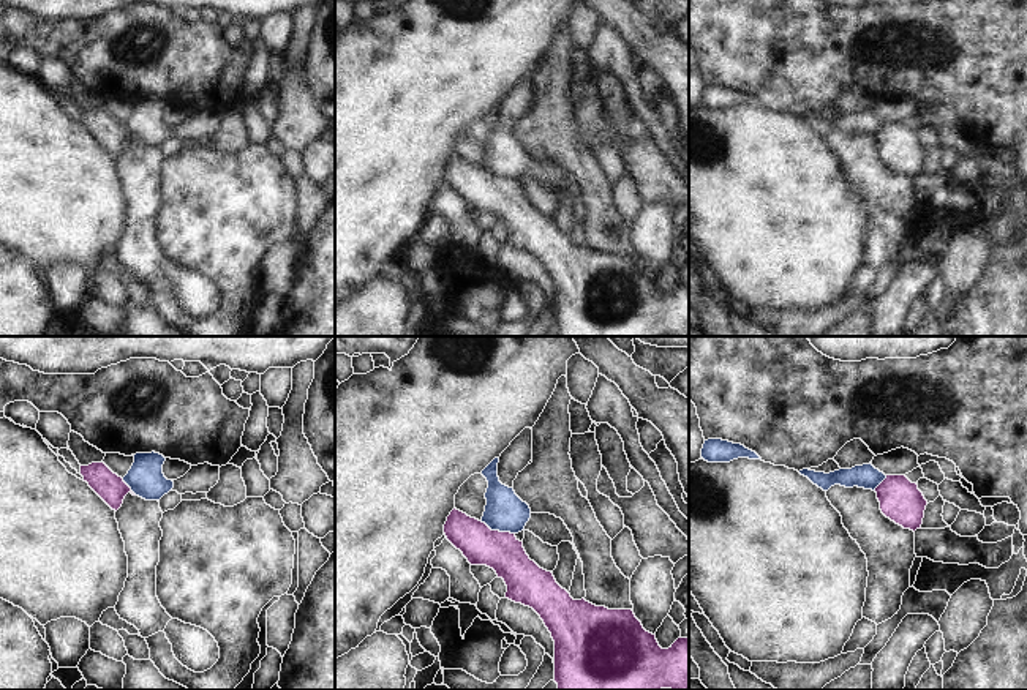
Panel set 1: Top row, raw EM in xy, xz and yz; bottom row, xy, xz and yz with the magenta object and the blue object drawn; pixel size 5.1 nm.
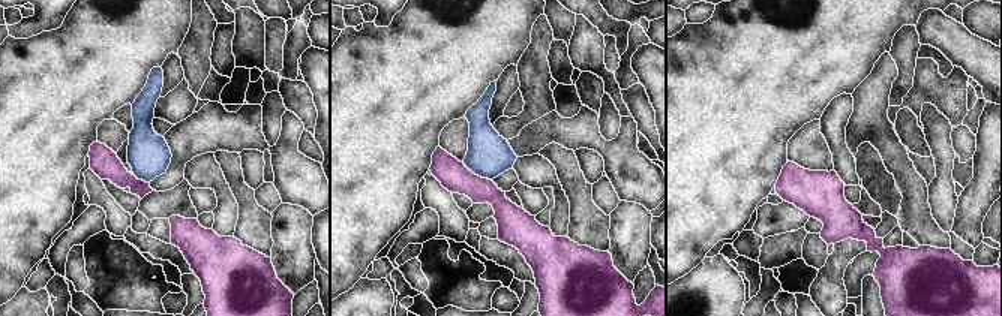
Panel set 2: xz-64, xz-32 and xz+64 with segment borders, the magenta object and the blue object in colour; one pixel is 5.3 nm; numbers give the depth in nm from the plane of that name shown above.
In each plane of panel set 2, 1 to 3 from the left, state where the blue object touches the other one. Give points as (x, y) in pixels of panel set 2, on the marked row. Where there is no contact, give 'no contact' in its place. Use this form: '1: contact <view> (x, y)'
1: contact xz-64 (141, 180)
2: contact xz-32 (474, 174)
3: no contact

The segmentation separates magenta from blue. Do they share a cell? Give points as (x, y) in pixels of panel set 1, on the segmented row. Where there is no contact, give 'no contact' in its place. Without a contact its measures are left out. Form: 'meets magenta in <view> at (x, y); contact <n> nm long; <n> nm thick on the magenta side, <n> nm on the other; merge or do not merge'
meets magenta in xz at (498, 531); contact 190 nm long; 200 nm thick on the magenta side, 200 nm on the other; do not merge

